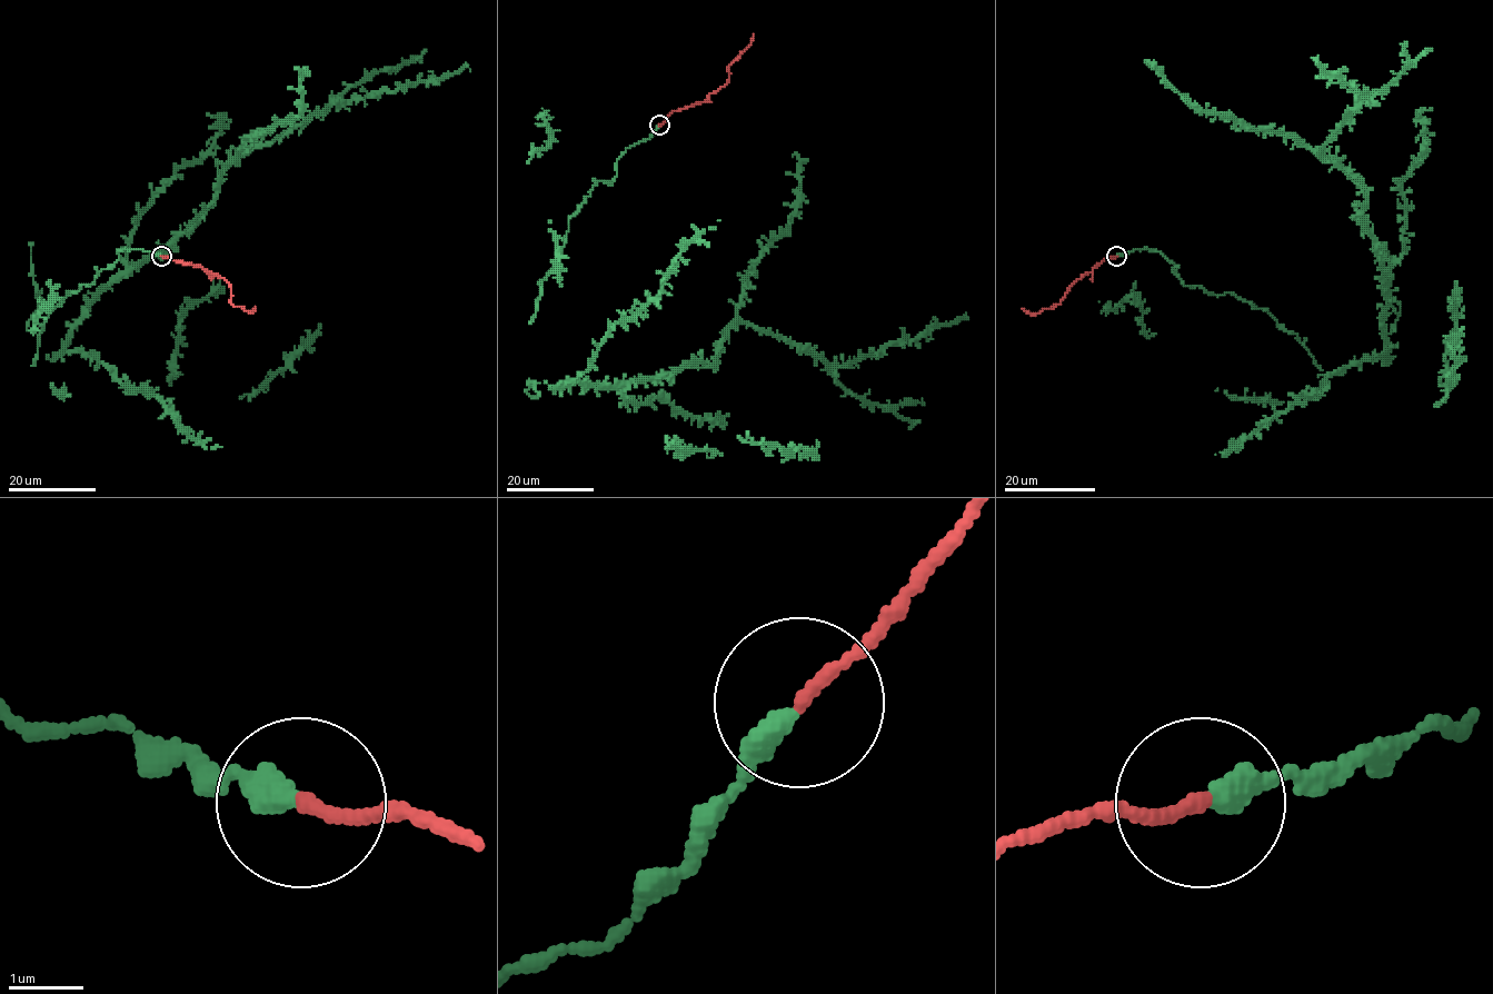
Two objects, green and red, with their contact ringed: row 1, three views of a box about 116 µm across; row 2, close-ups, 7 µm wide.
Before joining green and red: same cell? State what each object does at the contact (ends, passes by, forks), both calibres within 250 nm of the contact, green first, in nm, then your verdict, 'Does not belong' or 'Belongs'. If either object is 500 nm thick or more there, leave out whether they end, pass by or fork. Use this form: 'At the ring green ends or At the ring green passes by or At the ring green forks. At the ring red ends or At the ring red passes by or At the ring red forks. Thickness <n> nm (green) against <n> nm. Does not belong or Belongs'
At the ring green ends. At the ring red ends. Thickness 360 nm (green) against 150 nm. Belongs

